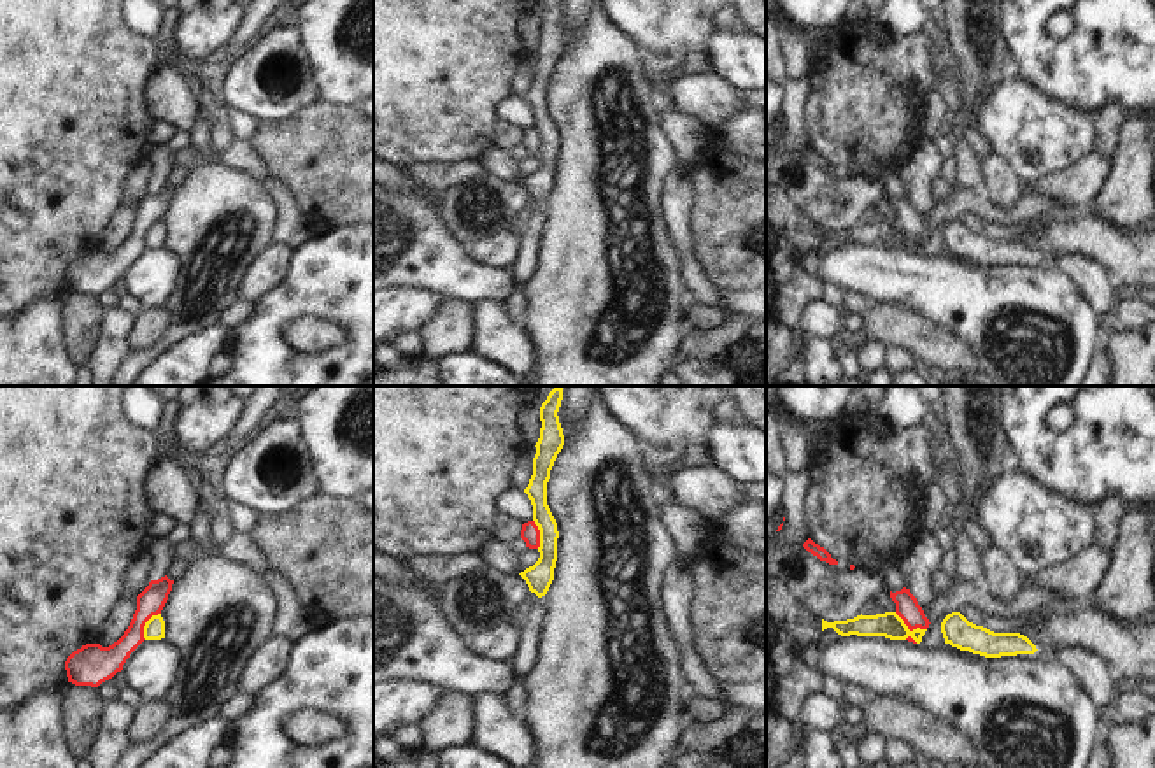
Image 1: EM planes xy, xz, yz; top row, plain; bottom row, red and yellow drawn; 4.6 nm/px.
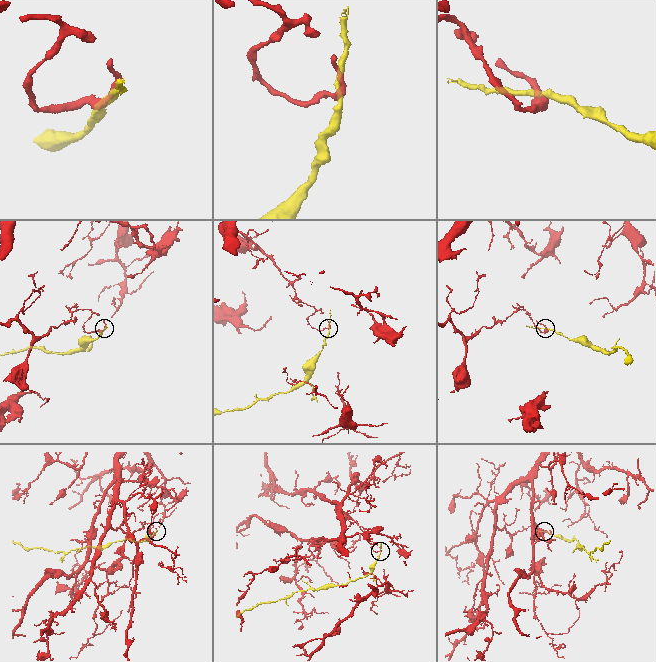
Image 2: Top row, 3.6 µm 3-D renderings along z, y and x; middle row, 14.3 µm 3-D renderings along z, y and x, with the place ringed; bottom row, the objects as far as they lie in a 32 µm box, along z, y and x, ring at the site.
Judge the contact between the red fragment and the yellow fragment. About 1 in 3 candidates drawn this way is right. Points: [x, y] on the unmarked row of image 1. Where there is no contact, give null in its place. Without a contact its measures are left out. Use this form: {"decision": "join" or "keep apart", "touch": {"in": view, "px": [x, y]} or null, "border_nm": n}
{"decision": "keep apart", "touch": {"in": "yz", "px": [910, 237]}, "border_nm": 170}

